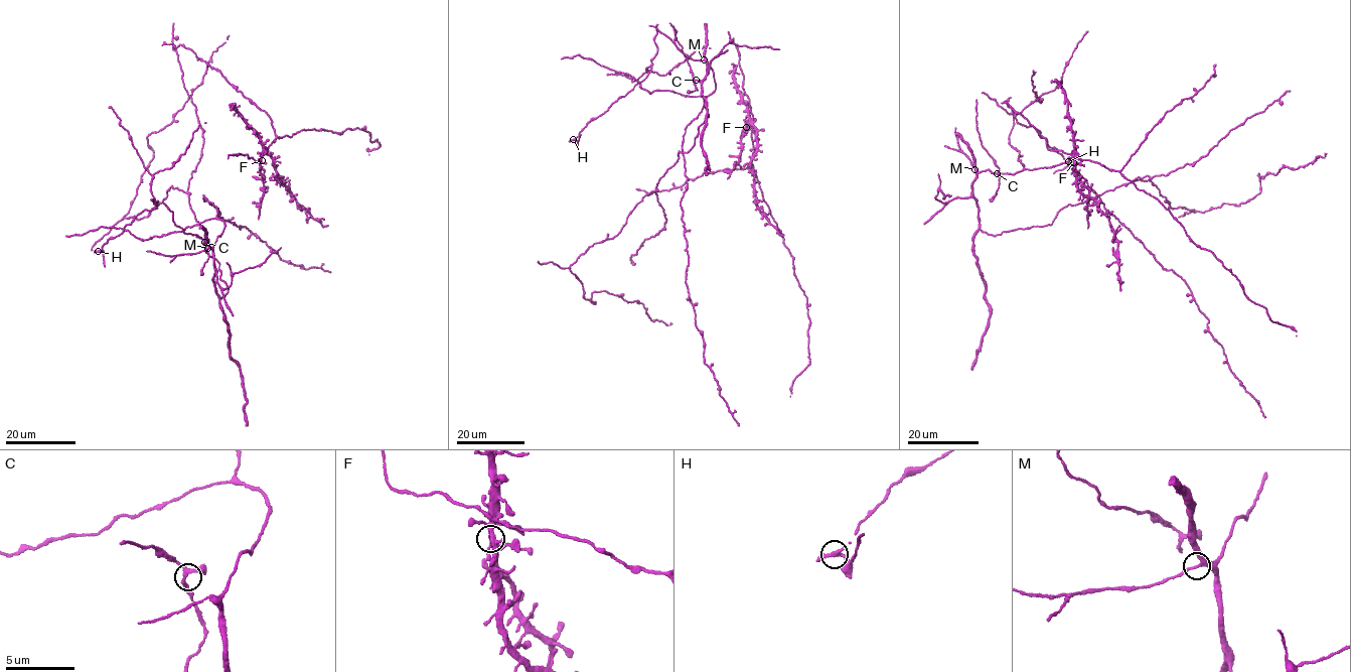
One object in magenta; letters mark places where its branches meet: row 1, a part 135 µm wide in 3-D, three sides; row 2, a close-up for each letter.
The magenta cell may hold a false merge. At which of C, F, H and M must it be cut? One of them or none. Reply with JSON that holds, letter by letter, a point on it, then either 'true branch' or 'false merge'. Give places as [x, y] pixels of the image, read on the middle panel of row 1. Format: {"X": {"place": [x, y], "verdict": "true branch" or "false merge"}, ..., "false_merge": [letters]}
{"C": {"place": [696, 80], "verdict": "true branch"}, "F": {"place": [746, 127], "verdict": "true branch"}, "H": {"place": [573, 139], "verdict": "false merge"}, "M": {"place": [704, 59], "verdict": "true branch"}, "false_merge": ["H"]}

